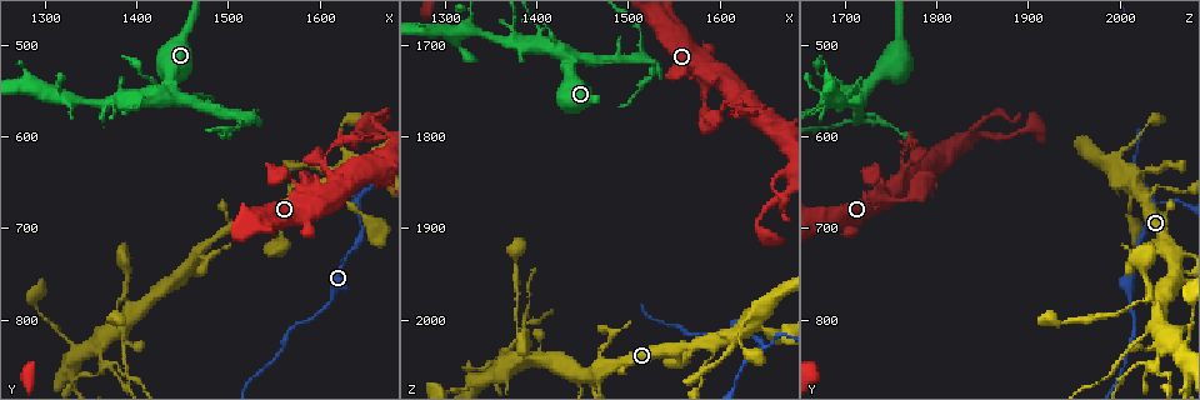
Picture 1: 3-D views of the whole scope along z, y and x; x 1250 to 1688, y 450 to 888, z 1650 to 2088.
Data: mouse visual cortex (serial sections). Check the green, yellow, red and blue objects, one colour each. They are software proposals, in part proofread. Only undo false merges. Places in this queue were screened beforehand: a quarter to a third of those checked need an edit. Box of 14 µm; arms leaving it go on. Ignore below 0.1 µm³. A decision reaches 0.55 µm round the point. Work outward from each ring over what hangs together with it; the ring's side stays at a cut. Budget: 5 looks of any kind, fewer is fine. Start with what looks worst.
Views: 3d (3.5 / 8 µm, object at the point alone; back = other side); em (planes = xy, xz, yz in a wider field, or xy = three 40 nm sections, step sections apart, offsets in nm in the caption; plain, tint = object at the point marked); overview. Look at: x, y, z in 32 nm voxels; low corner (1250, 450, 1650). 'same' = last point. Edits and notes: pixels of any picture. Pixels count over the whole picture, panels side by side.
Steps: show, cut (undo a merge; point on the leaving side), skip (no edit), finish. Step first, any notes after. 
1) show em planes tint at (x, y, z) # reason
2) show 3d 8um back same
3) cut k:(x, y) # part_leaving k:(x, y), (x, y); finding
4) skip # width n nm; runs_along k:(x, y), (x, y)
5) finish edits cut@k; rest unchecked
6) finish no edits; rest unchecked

show em xy step 3 tint at (1400, 790, 2045) # thin arm on a thick one

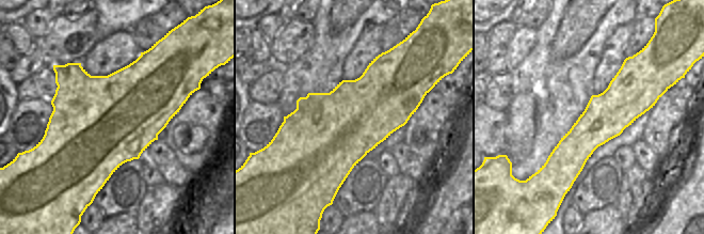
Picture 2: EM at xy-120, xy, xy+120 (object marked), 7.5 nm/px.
show 3d 3.5um same # wider look

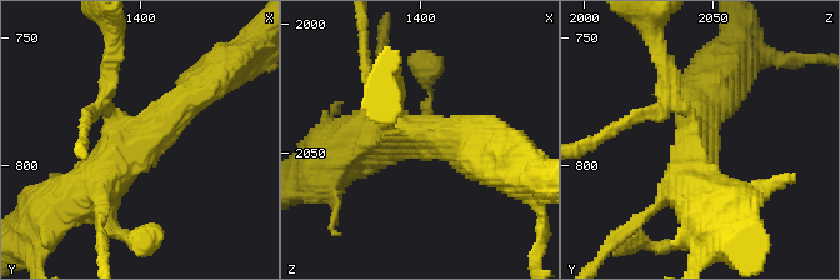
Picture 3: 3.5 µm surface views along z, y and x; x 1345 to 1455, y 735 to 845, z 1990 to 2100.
skip # width 600 nm; runs_along 3:(195, 89), (115, 170), (73, 200); one cell here

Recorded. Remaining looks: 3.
show 3d 3.5um at (1360, 860, 2040) # abrupt turn

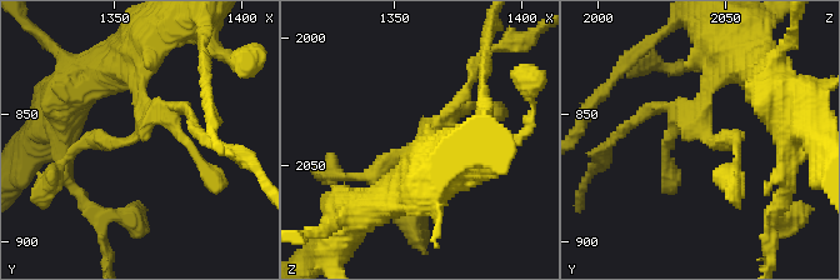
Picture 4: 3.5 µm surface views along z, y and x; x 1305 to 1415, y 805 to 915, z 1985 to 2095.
show em xy step 2 tint at (1361, 858, 2043) # now the EM

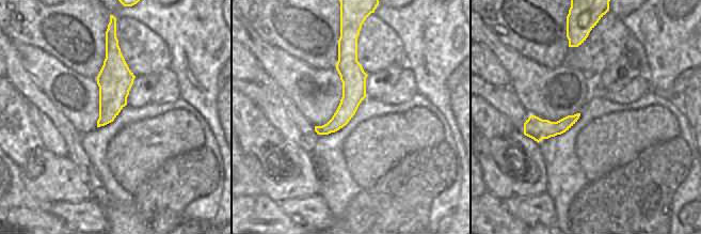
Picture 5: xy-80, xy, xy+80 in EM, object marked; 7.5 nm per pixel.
skip # all the same cell

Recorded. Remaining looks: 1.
finish no edits; rest unchecked

